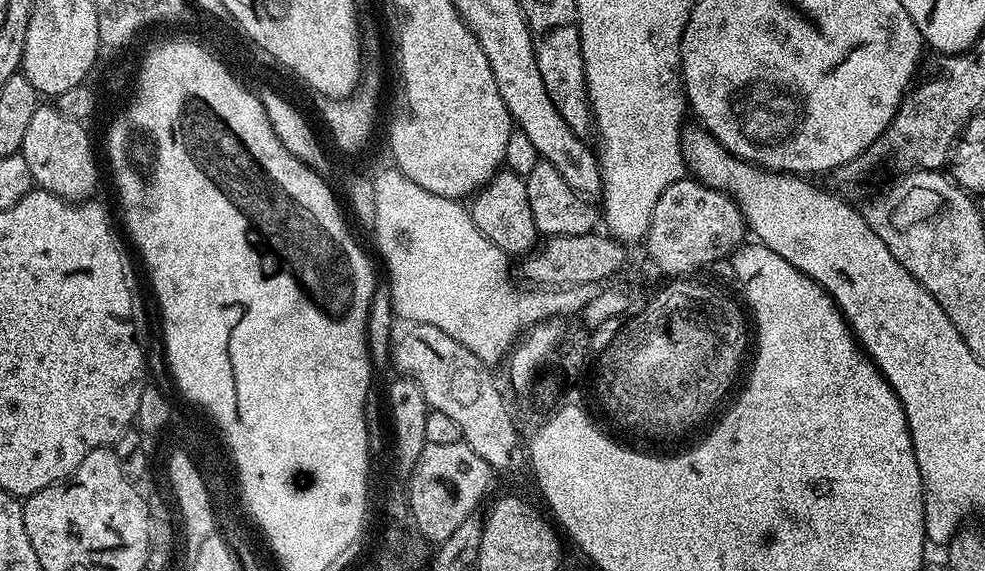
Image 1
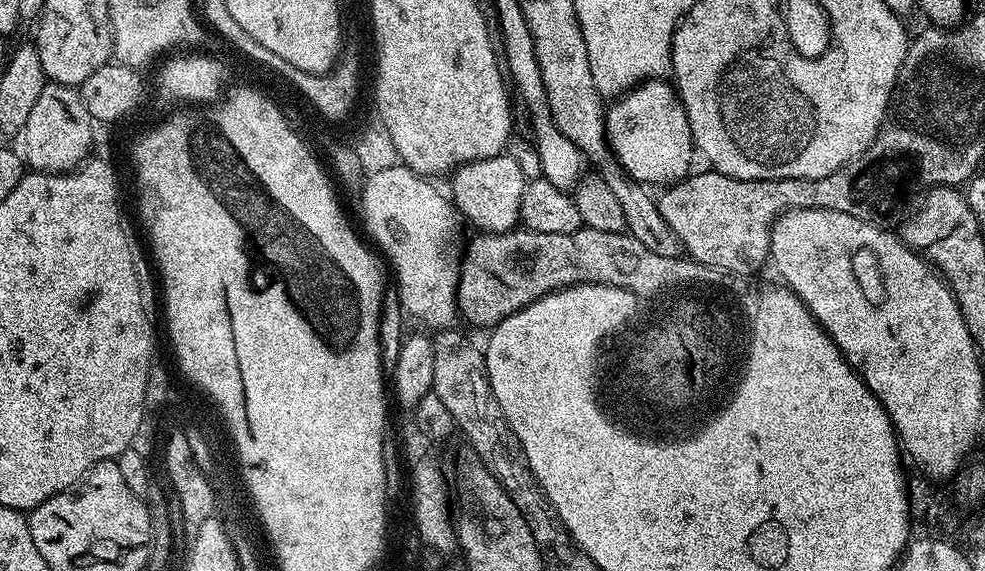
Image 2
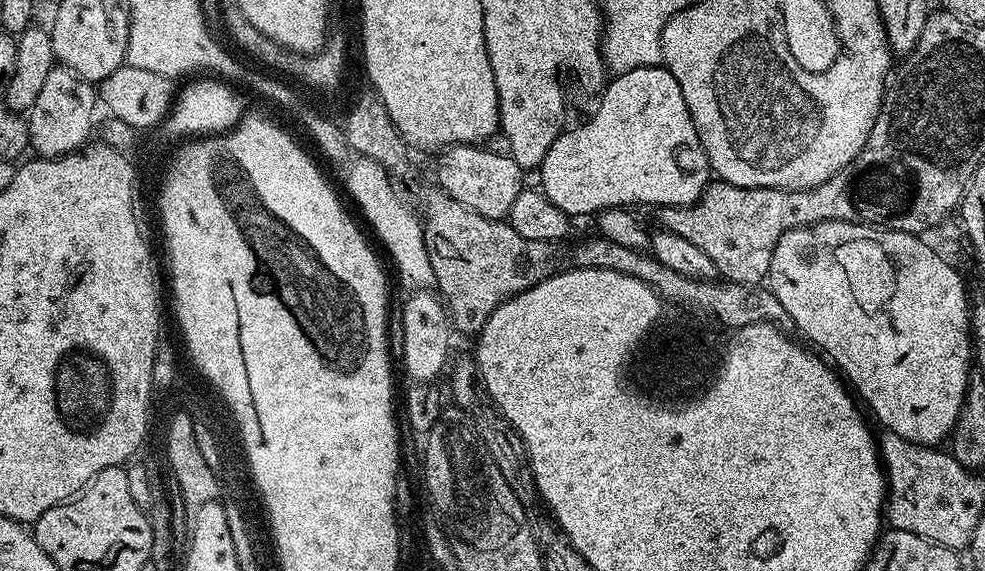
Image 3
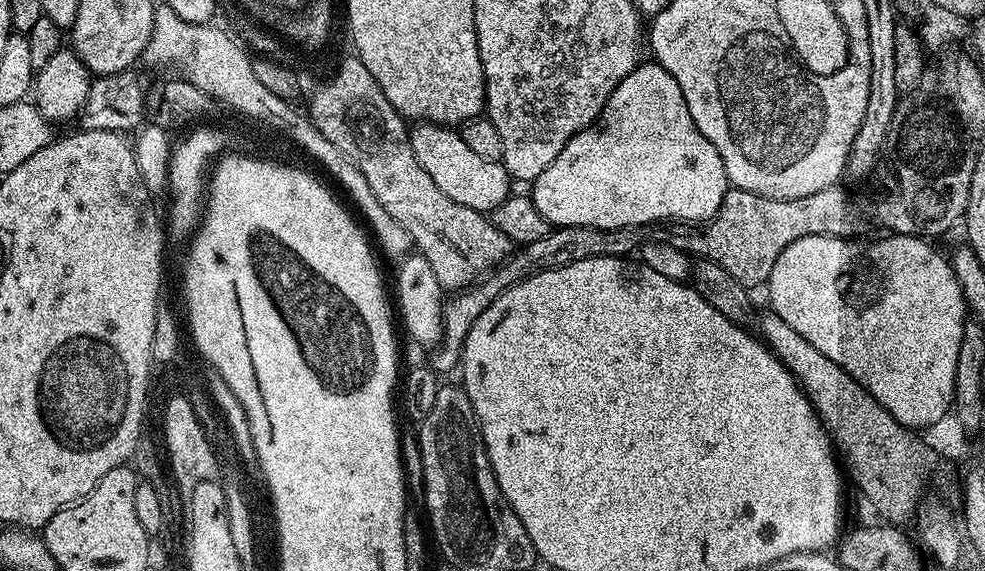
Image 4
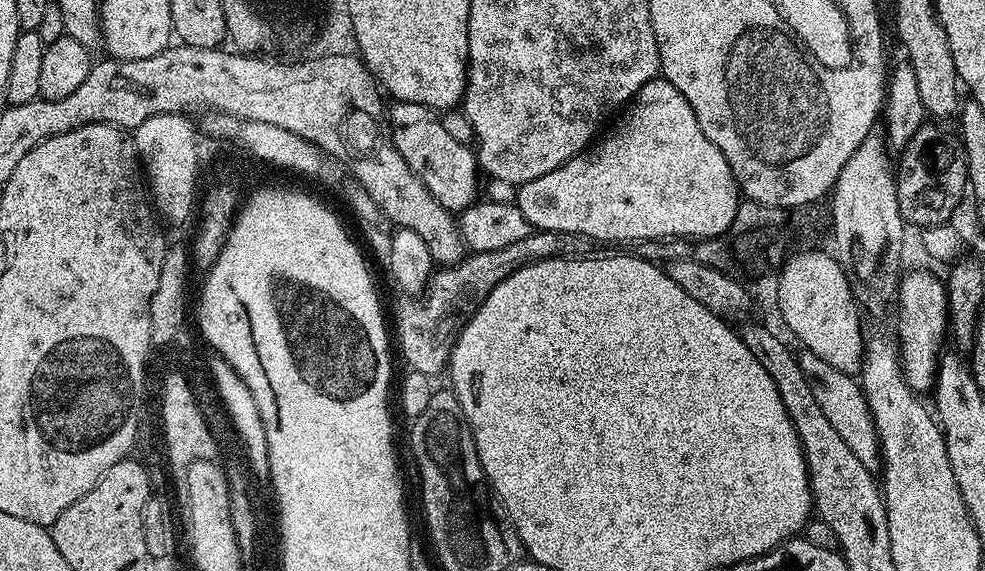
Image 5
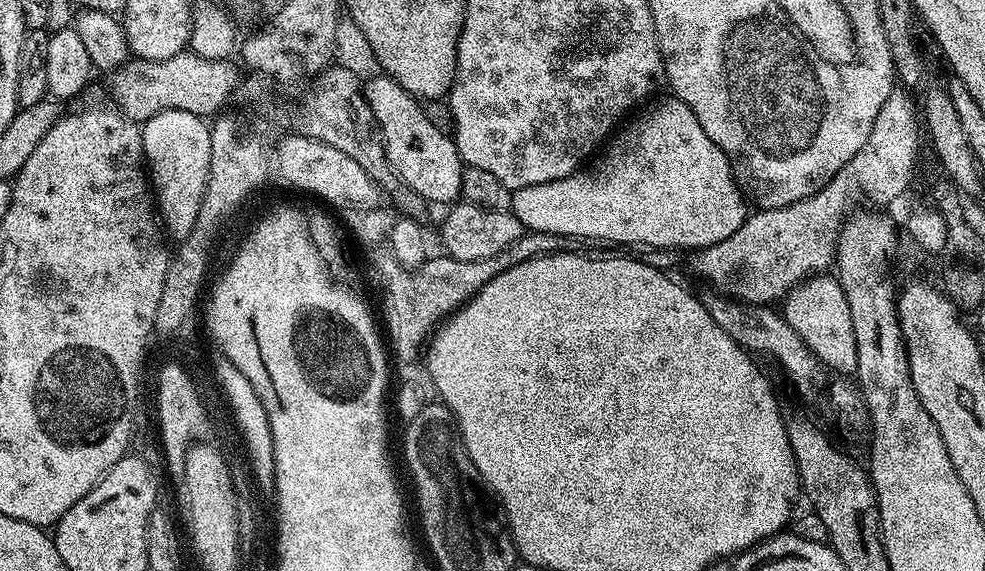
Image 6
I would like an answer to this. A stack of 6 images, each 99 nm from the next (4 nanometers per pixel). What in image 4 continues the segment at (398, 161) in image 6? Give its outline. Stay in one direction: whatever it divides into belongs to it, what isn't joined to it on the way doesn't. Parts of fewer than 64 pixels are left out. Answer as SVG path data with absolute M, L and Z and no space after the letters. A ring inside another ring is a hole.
M420 122L411 129L410 139L418 166L422 166L422 170L434 178L434 186L438 186L446 198L454 198L454 202L485 214L491 214L508 199L510 177L503 163L474 154L460 137L459 131L431 122Z

